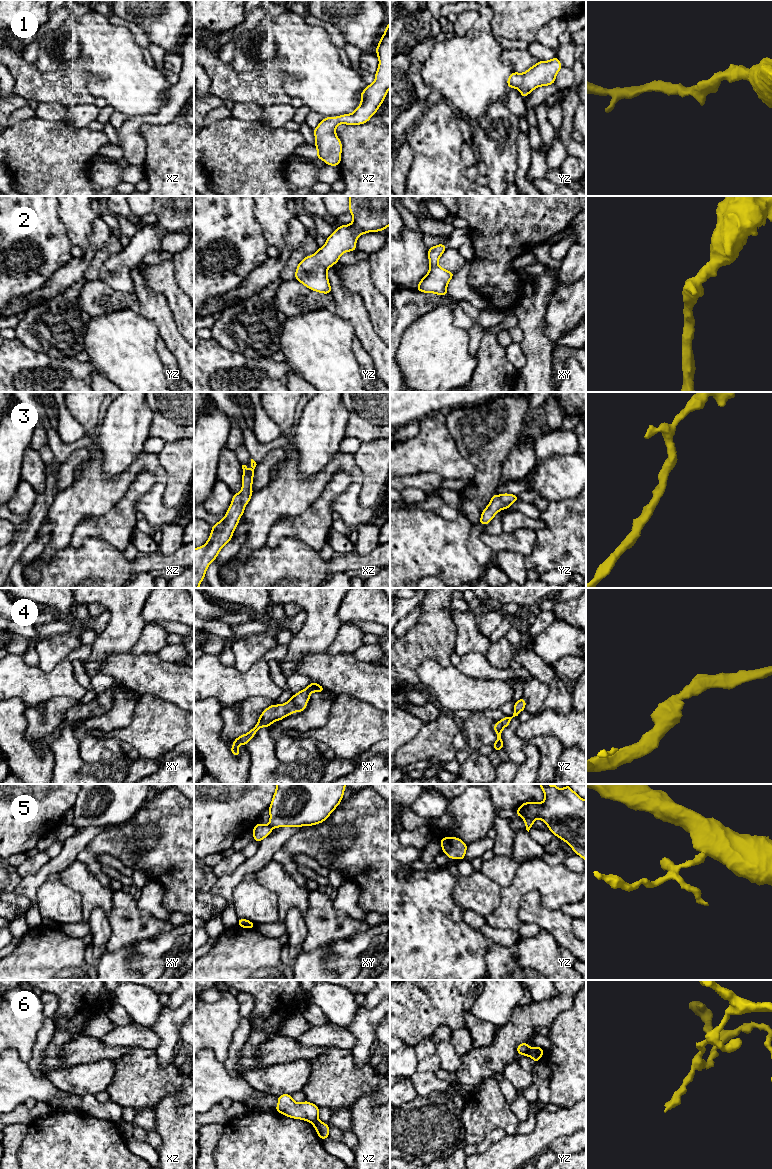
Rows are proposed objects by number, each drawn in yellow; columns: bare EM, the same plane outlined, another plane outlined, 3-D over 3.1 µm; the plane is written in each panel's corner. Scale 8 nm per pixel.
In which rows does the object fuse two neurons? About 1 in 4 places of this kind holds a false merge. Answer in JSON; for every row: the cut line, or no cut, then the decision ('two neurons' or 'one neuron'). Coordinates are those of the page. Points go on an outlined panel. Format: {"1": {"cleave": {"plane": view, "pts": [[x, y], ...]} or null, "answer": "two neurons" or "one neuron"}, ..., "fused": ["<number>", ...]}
{"1": {"cleave": null, "answer": "one neuron"}, "2": {"cleave": null, "answer": "one neuron"}, "3": {"cleave": null, "answer": "one neuron"}, "4": {"cleave": null, "answer": "one neuron"}, "5": {"cleave": {"plane": "xy", "pts": [[269, 824], [272, 827]]}, "answer": "two neurons"}, "6": {"cleave": {"plane": "yz", "pts": [[531, 1049], [528, 1055]]}, "answer": "two neurons"}, "fused": ["5", "6"]}

